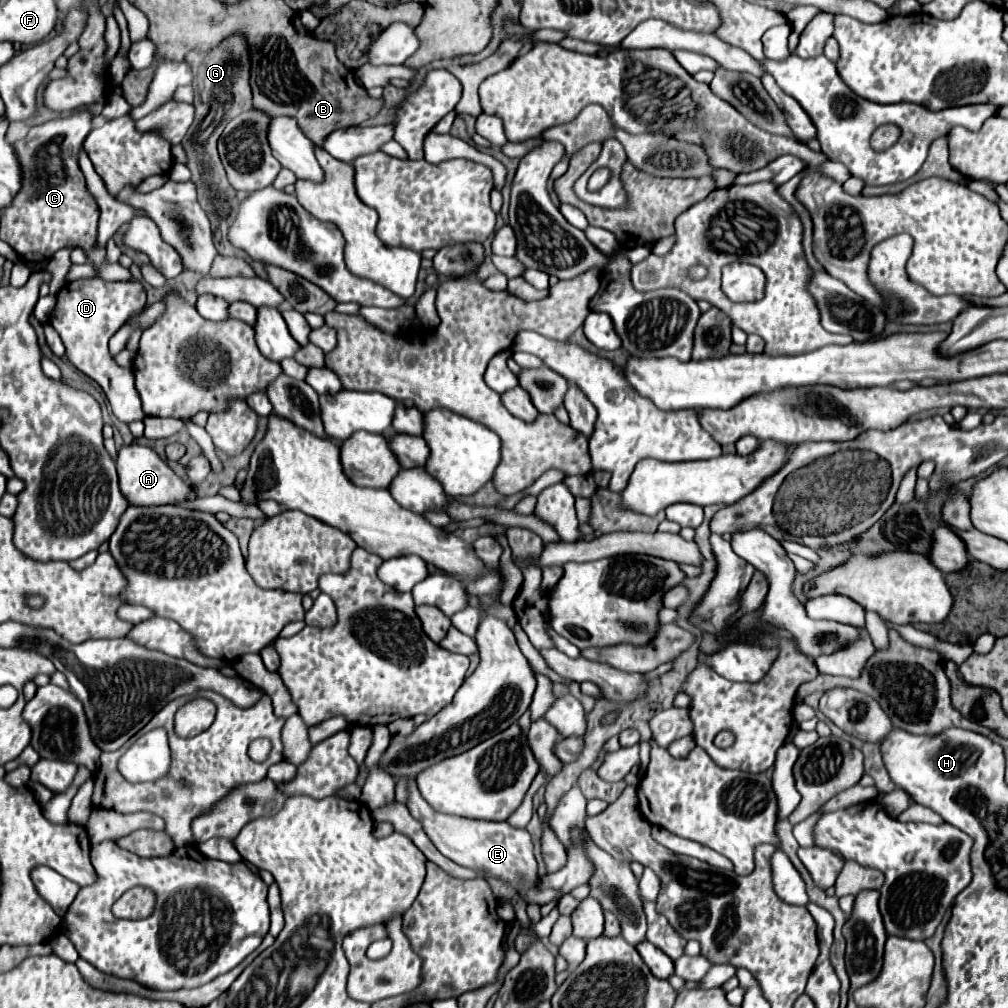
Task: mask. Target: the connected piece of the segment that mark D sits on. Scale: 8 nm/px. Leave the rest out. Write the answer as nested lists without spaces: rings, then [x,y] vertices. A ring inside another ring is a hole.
[[[79,279],[65,283],[63,289],[57,293],[57,305],[51,315],[51,325],[59,333],[61,341],[67,347],[67,359],[85,375],[101,385],[105,391],[113,415],[123,421],[143,421],[145,413],[141,409],[141,399],[135,389],[135,379],[131,369],[119,367],[107,349],[107,341],[111,335],[135,313],[143,311],[145,307],[145,289],[139,281],[127,283],[109,283],[103,279]]]

